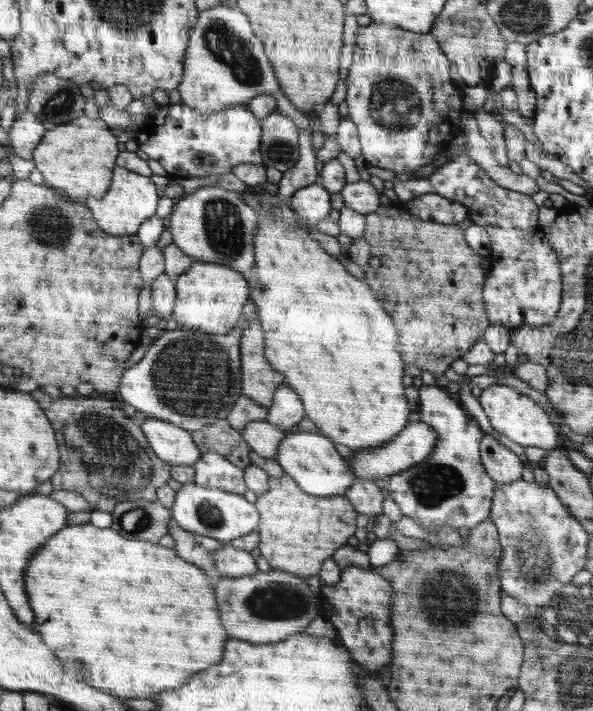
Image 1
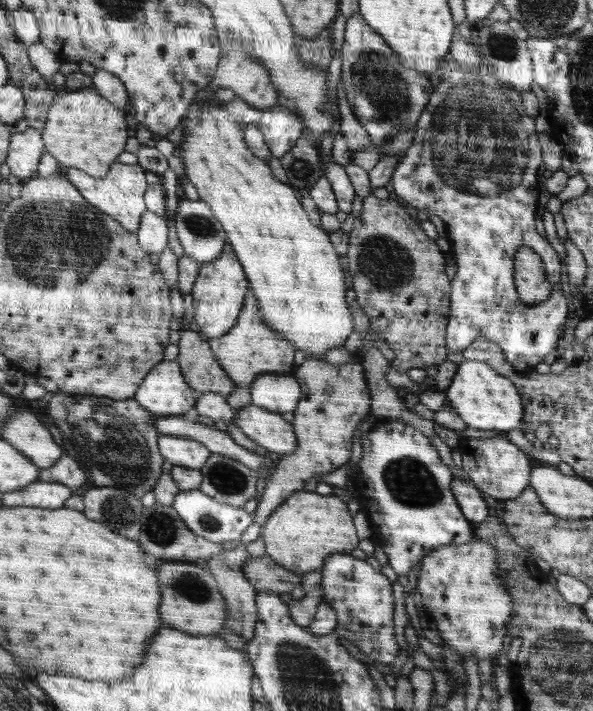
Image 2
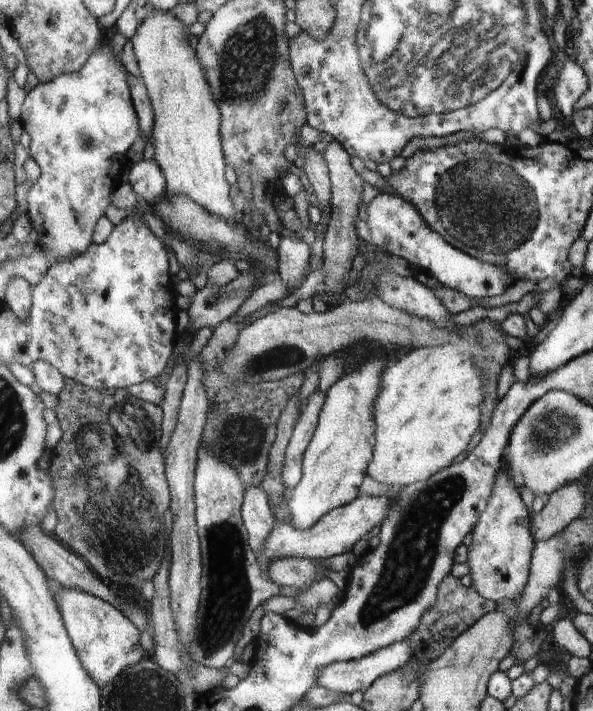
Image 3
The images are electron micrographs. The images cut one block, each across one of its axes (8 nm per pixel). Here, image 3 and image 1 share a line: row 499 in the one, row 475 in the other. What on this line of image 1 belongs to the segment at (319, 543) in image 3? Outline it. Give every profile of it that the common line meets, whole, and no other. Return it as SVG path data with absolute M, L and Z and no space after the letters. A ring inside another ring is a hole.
M422 421L413 422L394 441L384 447L366 448L366 450L356 450L348 459L348 467L352 467L356 480L370 479L372 482L388 478L390 475L398 474L407 468L424 462L430 452L434 452L439 440L438 432L435 432L429 424Z

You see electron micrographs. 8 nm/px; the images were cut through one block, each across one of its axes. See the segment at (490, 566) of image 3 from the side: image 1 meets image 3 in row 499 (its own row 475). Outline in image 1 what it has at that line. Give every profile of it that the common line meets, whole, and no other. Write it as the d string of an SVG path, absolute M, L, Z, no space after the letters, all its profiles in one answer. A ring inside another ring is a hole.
M491 436L484 438L480 454L483 455L485 470L495 479L496 484L510 483L522 478L526 464L510 448L502 446Z

